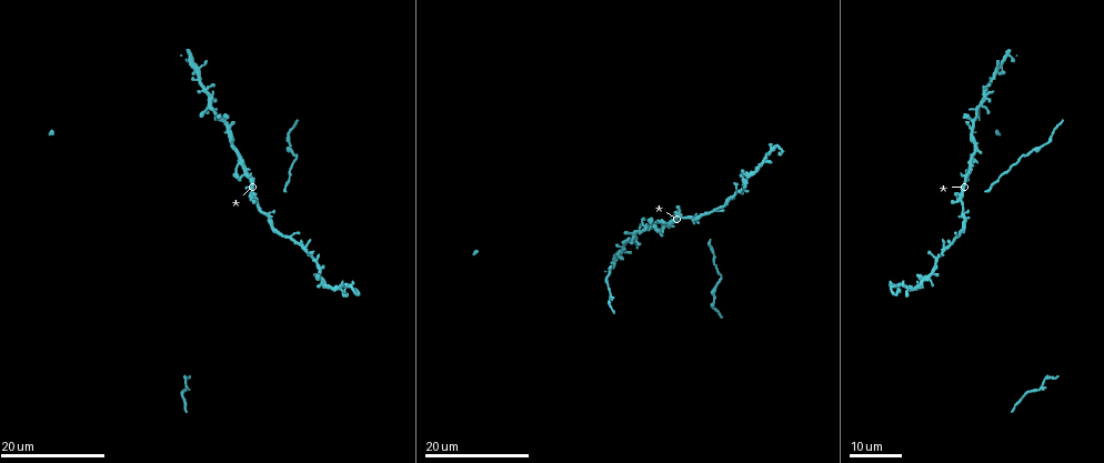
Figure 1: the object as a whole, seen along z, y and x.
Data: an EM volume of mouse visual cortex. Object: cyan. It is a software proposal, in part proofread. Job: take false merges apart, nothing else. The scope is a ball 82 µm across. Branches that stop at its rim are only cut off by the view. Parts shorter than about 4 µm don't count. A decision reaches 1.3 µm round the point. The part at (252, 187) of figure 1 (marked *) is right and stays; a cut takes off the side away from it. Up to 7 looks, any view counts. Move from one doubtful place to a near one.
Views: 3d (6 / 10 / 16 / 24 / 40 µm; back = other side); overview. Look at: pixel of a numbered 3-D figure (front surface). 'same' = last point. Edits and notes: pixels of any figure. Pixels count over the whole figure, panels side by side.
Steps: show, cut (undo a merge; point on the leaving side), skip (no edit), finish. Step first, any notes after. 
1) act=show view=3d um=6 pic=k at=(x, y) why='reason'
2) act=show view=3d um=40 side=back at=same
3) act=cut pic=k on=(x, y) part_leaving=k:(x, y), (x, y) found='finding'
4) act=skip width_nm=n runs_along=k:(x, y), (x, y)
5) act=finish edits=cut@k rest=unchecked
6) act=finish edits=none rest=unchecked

act=show view=3d um=24 pic=1 at=(992, 79)

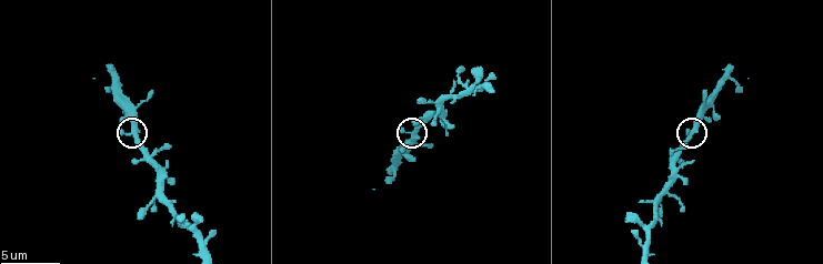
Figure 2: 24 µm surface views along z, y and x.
act=show view=3d um=6 pic=2 at=(409, 131)

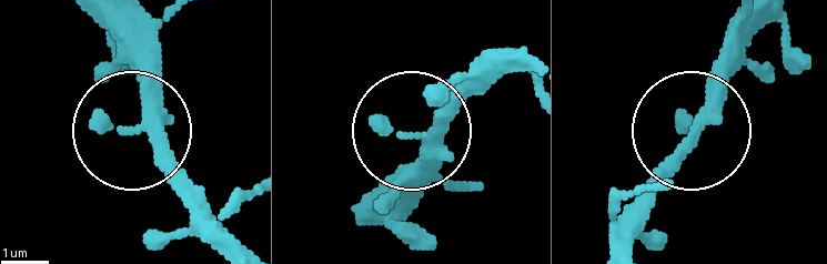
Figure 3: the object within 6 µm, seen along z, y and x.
act=skip runs_along=3:(235, 244), (132, 132), (140, 9) found='one neuron here'

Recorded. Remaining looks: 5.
act=show view=3d um=16 pic=1 at=(893, 286) why='small branch off a trunk'

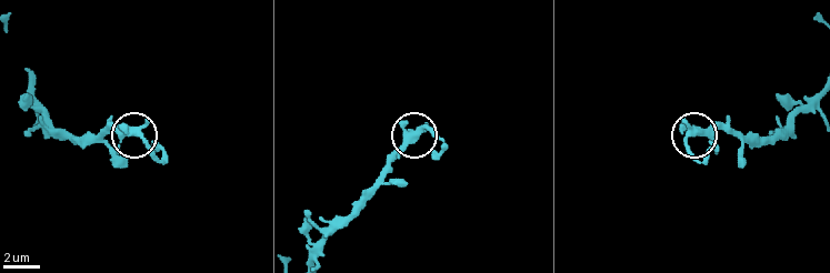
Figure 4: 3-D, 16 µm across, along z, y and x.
act=show view=3d um=6 pic=4 at=(691, 131)

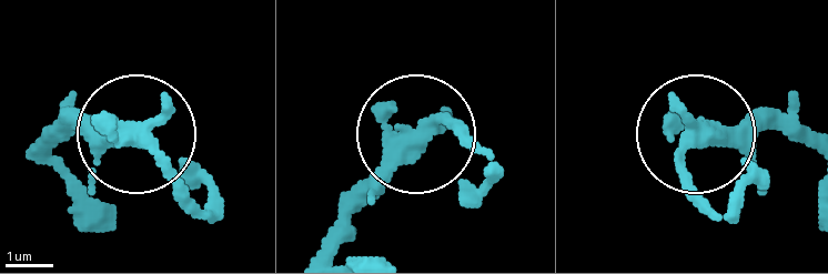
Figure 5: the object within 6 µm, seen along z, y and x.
act=skip arms=4 runs_along=5:(817, 144), (781, 124), (709, 129), (686, 172), (717, 216) found='all the same neuron'

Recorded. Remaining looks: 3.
act=show view=3d um=16 pic=1 at=(266, 215) why='four or more arms meet'

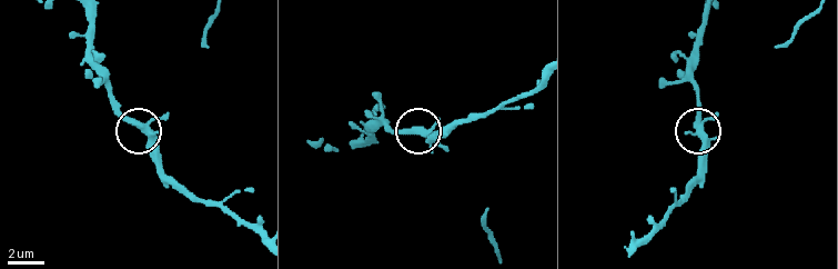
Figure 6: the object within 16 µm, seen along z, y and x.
act=show view=3d um=10 pic=6 at=(426, 133)

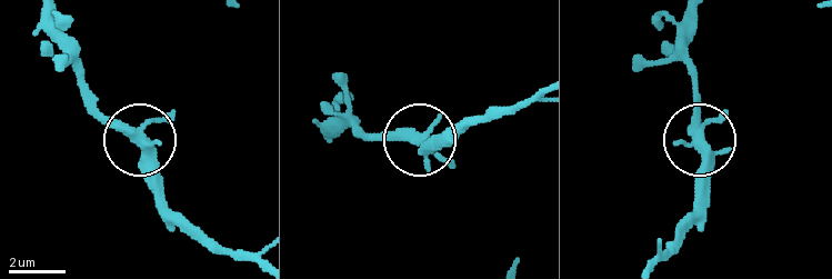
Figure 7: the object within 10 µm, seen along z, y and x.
act=skip side_arm_um=31 runs_along=7:(697, 18), (690, 61), (704, 197), (697, 211) found='all the same neuron'

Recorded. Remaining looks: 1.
act=finish edits=none rest=unchecked

